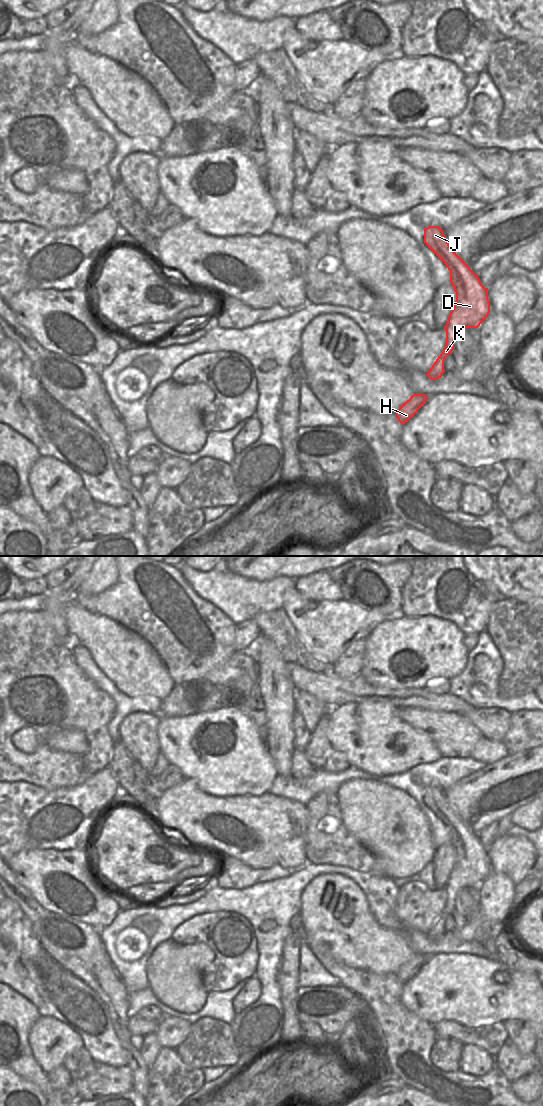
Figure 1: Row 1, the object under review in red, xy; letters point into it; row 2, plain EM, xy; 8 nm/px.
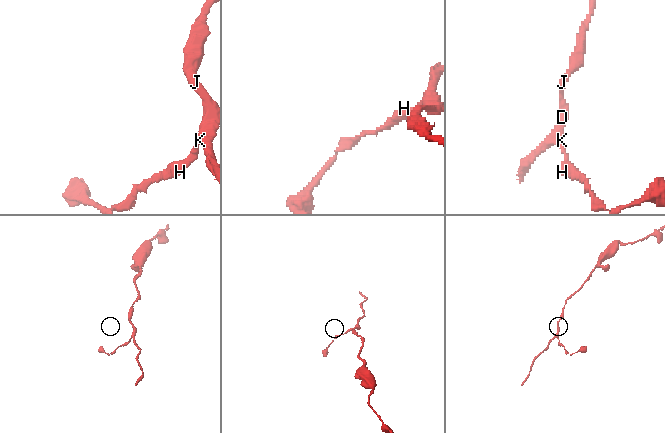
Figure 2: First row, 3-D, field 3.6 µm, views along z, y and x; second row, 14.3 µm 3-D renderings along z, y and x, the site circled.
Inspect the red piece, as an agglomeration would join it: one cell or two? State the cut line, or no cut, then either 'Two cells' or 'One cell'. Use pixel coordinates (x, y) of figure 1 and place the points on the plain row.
No split. One cell

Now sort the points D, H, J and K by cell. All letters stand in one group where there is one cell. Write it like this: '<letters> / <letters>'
D H J K

